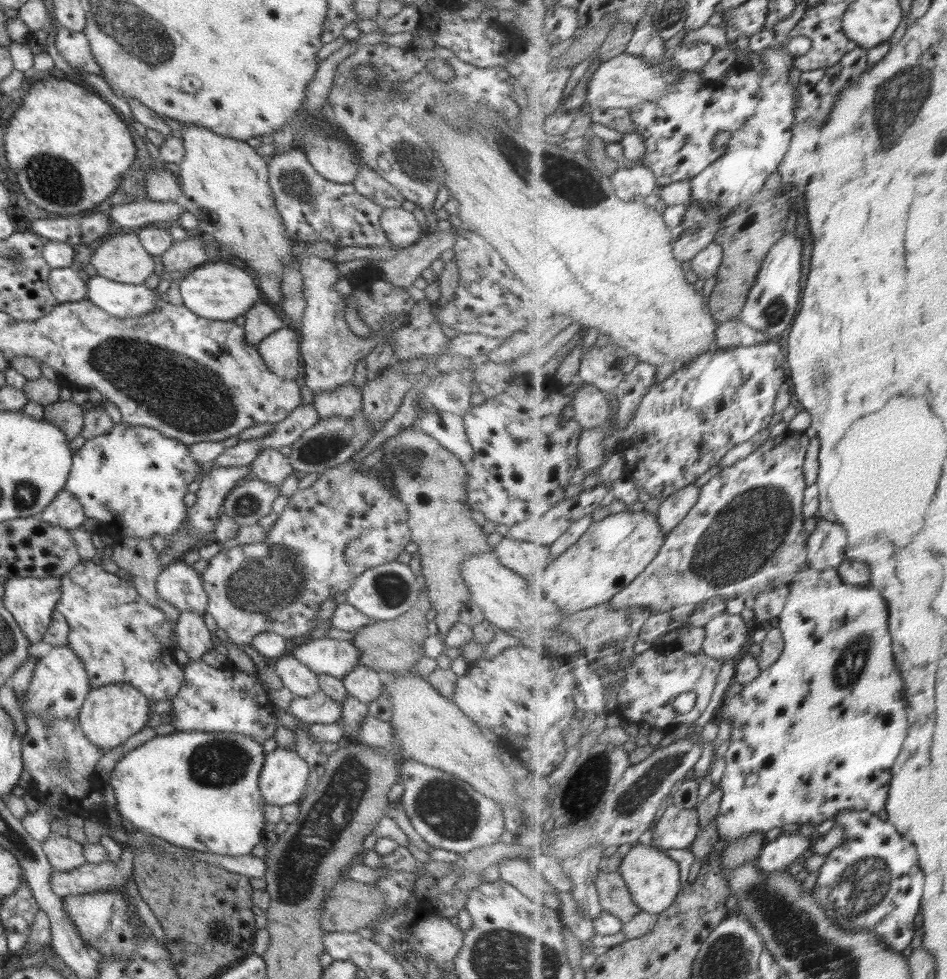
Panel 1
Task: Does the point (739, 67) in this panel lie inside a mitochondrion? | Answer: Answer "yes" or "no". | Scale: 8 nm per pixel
no

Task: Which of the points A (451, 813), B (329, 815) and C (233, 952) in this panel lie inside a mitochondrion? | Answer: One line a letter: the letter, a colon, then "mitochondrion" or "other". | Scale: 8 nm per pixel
A: mitochondrion
B: mitochondrion
C: other

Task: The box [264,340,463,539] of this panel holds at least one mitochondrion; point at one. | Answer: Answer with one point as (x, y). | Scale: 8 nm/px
(412, 461)

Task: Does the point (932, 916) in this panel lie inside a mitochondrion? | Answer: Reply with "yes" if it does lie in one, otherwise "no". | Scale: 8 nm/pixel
no

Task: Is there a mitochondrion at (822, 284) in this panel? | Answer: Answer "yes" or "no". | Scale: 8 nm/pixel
no

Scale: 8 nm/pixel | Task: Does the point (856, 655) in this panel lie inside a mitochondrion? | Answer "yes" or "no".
yes

